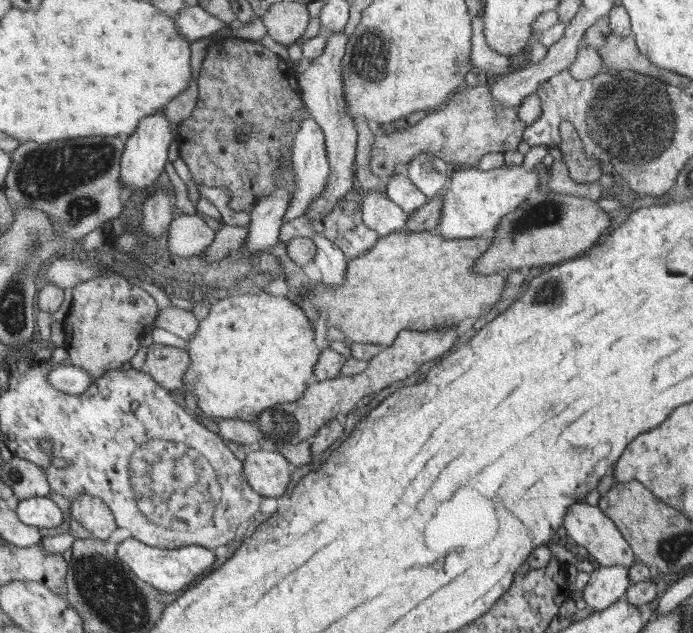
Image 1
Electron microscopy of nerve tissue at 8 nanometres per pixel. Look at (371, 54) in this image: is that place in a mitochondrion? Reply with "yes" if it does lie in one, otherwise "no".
yes

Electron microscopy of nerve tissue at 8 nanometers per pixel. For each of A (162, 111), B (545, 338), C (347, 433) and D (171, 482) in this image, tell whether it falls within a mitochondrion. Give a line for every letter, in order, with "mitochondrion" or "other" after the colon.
A: other
B: other
C: other
D: mitochondrion

